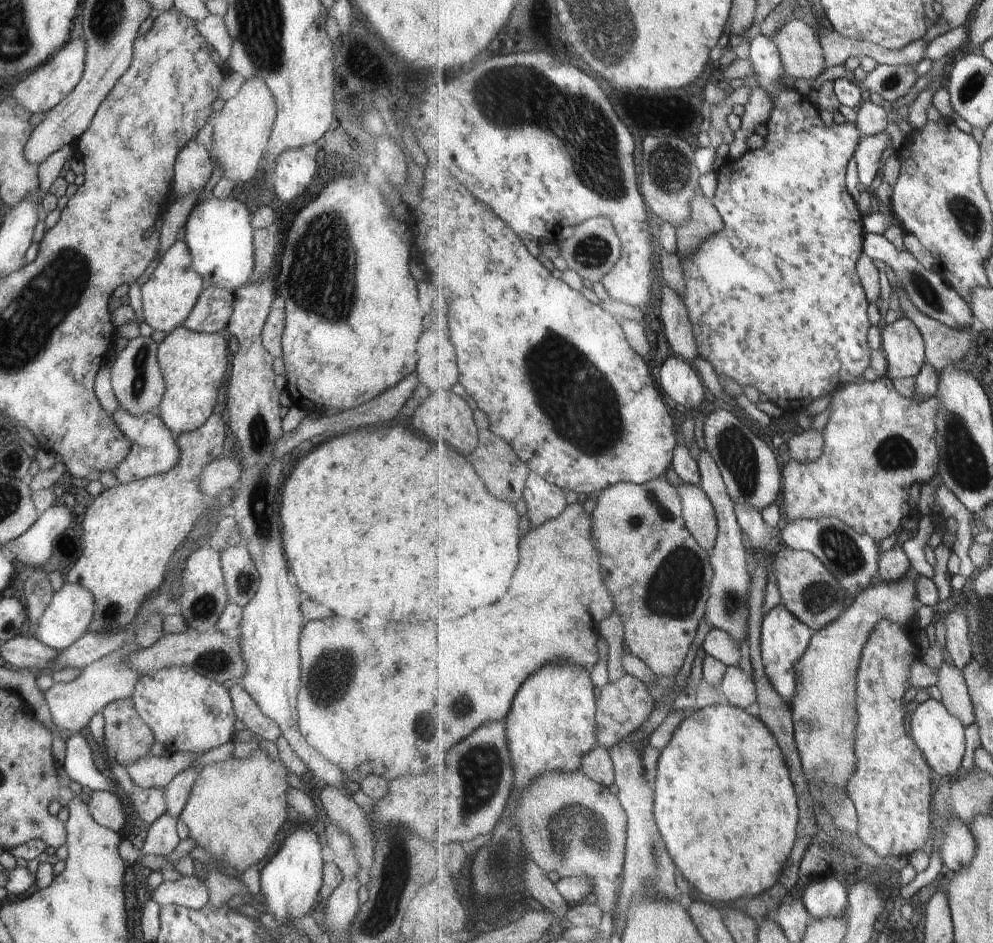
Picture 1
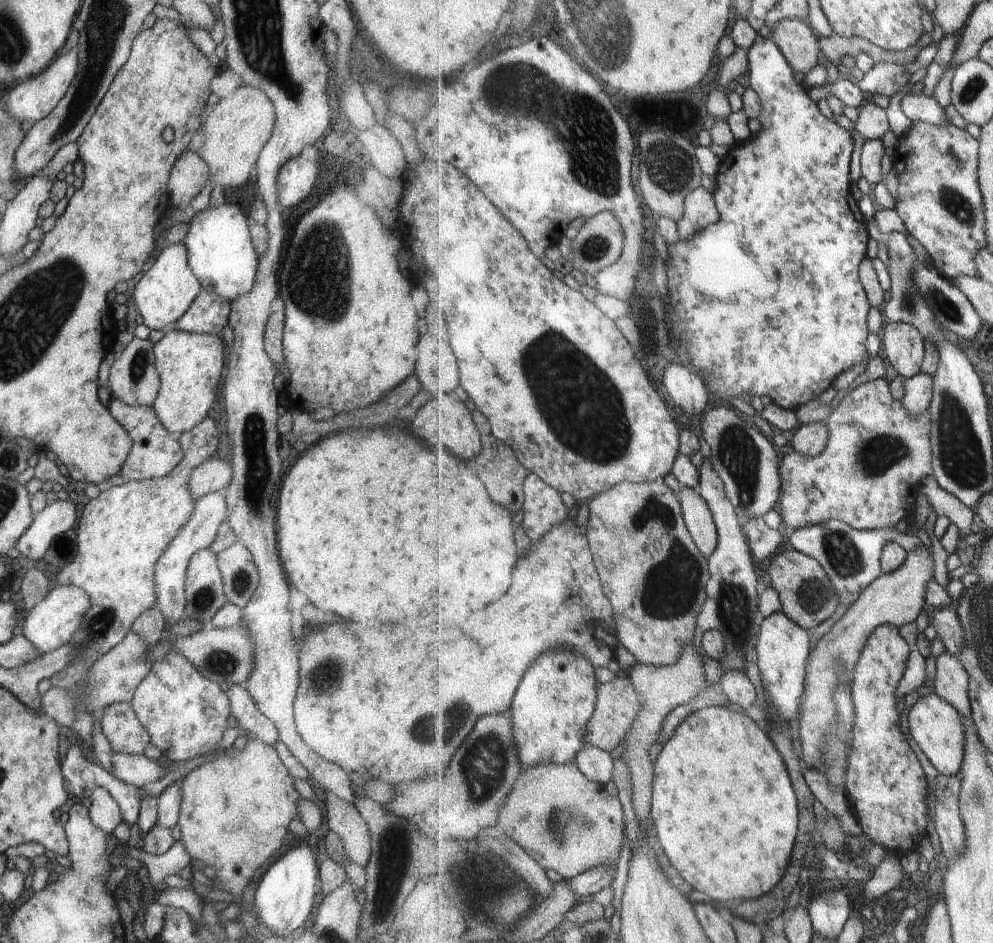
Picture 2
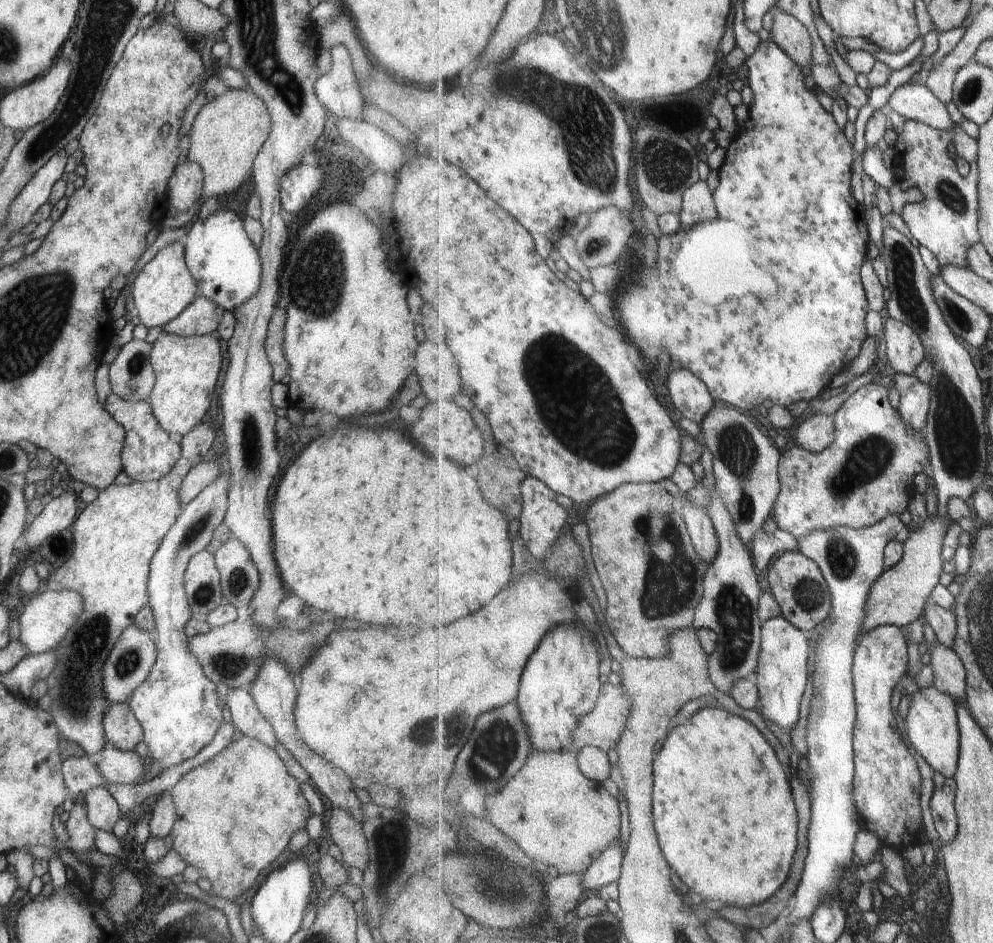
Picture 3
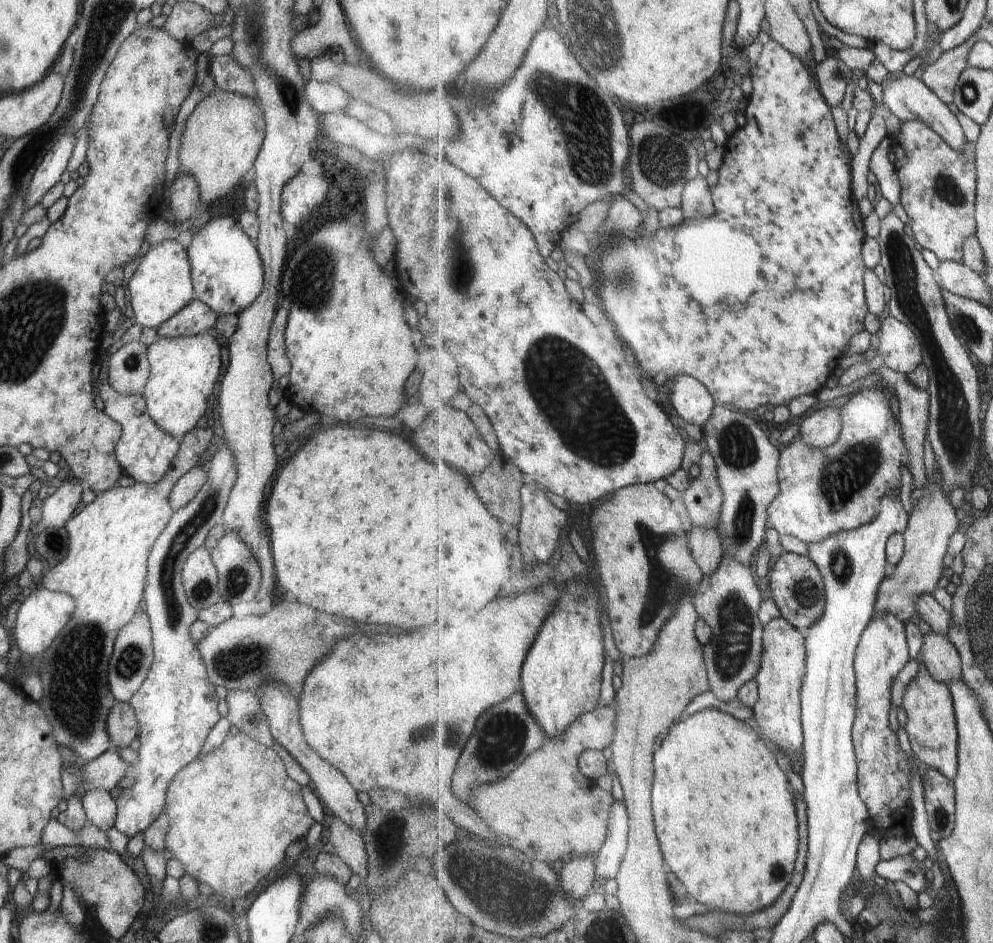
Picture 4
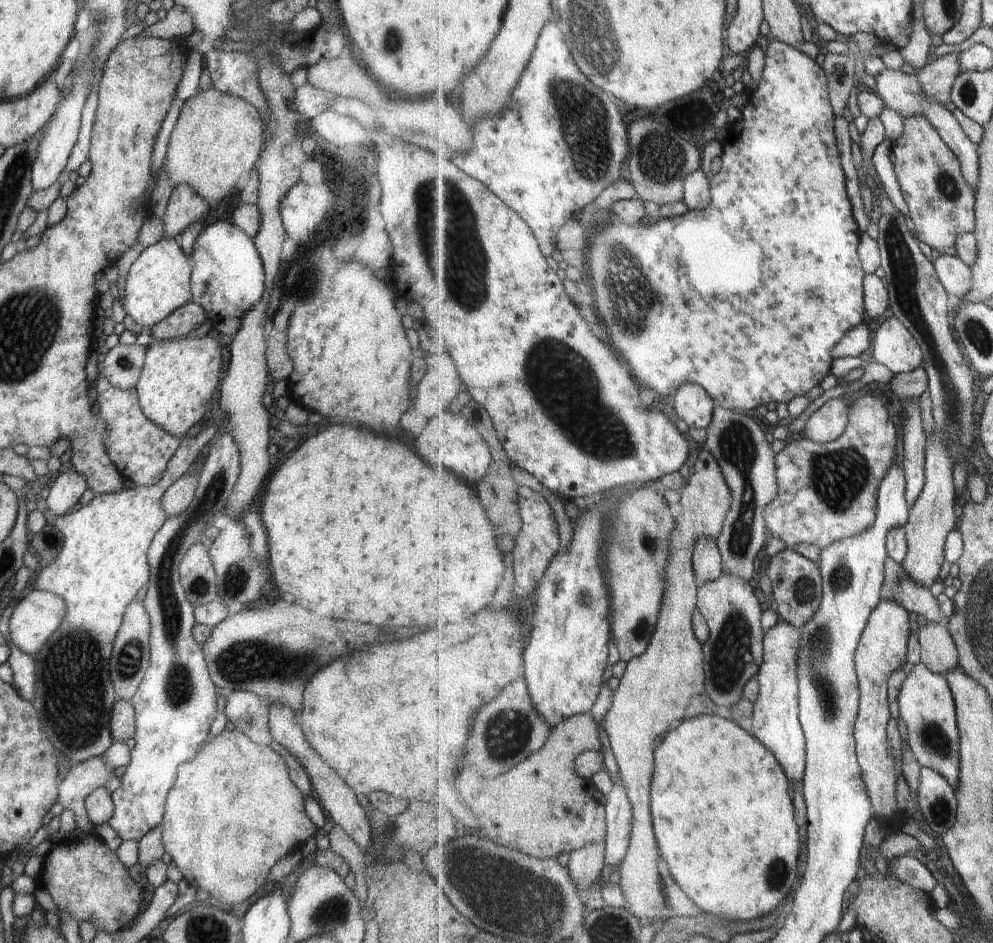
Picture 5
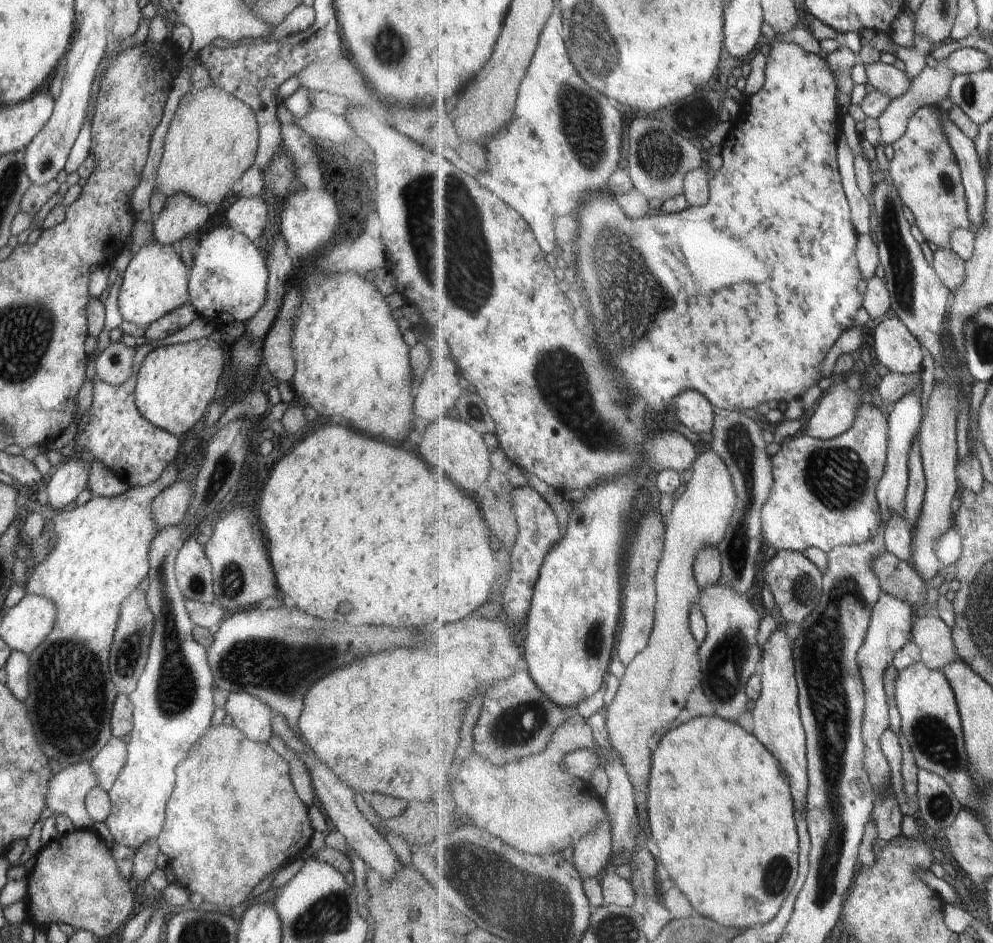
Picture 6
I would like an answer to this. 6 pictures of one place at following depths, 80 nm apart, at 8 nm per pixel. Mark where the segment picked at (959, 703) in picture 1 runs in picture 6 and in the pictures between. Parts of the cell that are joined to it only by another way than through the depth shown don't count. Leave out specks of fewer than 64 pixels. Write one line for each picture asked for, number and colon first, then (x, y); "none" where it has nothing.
2: (952, 682)
3: (950, 676)
4: (943, 660)
5: (939, 653)
6: (933, 637)

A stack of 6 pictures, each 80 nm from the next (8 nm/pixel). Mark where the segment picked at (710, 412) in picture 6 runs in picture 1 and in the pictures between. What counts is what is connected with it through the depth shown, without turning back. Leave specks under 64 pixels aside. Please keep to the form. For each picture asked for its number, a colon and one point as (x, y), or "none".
1: (679, 380)
2: (685, 388)
3: (689, 395)
4: (690, 399)
5: (691, 403)

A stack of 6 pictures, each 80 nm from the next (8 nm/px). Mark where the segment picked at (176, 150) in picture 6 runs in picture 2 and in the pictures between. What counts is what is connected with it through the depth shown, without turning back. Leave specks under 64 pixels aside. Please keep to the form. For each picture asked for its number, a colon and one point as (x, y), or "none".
2: (236, 128)
3: (226, 134)
4: (221, 138)
5: (217, 137)

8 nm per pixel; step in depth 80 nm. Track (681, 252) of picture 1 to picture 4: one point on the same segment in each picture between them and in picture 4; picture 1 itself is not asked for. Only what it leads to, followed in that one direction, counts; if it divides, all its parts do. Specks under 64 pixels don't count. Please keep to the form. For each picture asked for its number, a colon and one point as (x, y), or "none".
2: (701, 211)
3: (699, 205)
4: (698, 203)

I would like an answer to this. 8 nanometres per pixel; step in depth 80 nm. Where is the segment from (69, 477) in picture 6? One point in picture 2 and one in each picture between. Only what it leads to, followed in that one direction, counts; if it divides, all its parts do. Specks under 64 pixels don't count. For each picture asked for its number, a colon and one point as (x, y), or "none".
2: (57, 517)
3: (57, 513)
4: (56, 509)
5: (68, 486)

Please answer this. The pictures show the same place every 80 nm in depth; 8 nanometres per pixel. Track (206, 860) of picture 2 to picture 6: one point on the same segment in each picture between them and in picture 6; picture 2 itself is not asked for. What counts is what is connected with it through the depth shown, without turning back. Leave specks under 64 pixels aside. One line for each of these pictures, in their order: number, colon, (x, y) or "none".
3: (235, 812)
4: (231, 813)
5: (232, 812)
6: (233, 816)

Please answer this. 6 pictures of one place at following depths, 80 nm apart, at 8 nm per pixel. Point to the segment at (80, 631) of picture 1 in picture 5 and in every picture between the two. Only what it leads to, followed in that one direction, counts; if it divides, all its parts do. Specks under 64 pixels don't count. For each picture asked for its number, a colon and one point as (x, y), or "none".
2: (48, 625)
3: (47, 615)
4: (41, 615)
5: (35, 616)

